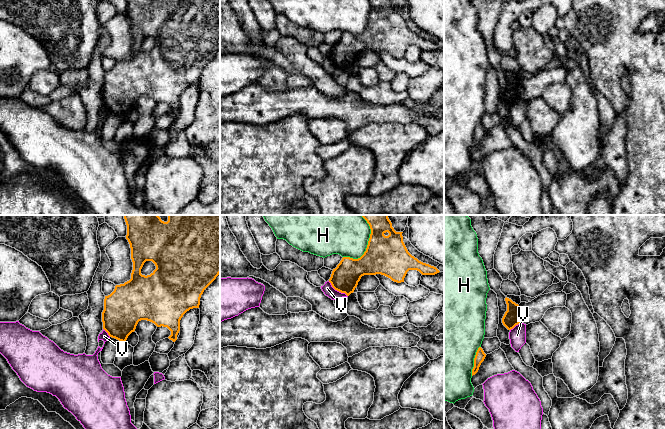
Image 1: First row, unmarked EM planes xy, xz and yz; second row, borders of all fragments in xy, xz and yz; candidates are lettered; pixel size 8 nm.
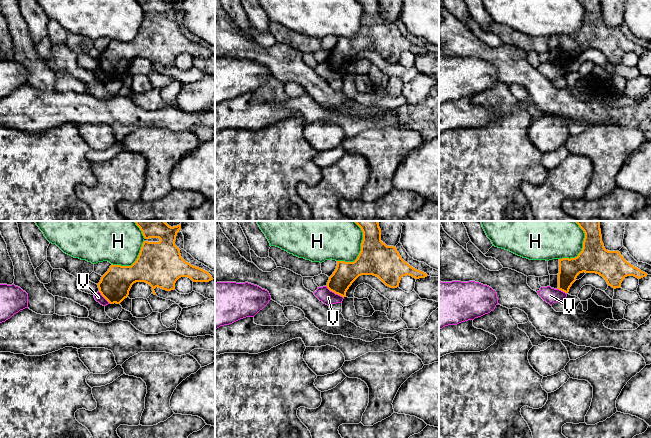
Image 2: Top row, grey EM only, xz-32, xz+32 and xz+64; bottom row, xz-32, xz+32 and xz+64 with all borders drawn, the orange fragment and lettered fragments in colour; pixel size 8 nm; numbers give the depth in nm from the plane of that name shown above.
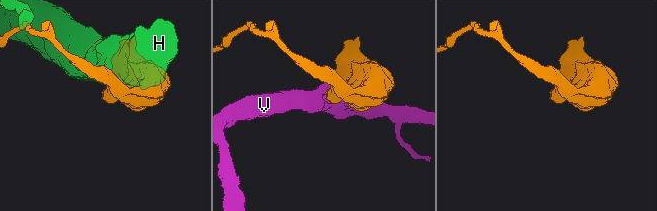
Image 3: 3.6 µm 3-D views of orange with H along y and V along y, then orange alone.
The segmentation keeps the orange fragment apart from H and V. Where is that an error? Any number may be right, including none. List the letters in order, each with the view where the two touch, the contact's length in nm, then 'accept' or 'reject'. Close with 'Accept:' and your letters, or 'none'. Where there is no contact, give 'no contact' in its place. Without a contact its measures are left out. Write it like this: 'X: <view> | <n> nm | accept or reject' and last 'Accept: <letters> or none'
H: xz | 340 nm | reject
V: xz | 200 nm | reject
Accept: none

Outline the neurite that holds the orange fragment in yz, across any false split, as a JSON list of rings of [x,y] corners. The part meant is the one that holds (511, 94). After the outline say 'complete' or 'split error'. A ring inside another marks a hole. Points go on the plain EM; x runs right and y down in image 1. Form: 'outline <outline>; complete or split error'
outline [[[507,73],[505,74],[505,77],[507,80],[507,87],[502,94],[502,99],[508,106],[511,106],[521,99],[519,93],[519,81]]]; complete

